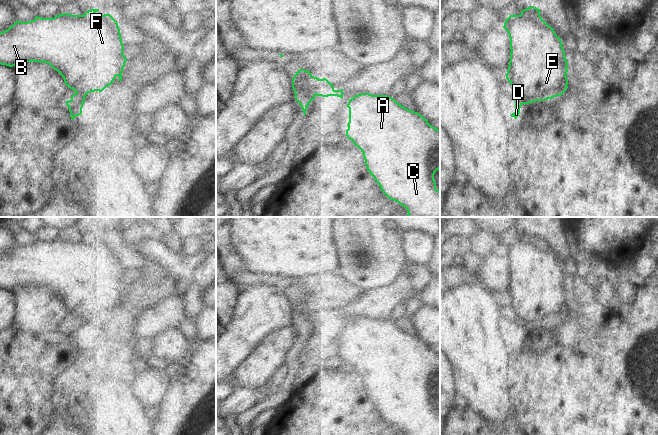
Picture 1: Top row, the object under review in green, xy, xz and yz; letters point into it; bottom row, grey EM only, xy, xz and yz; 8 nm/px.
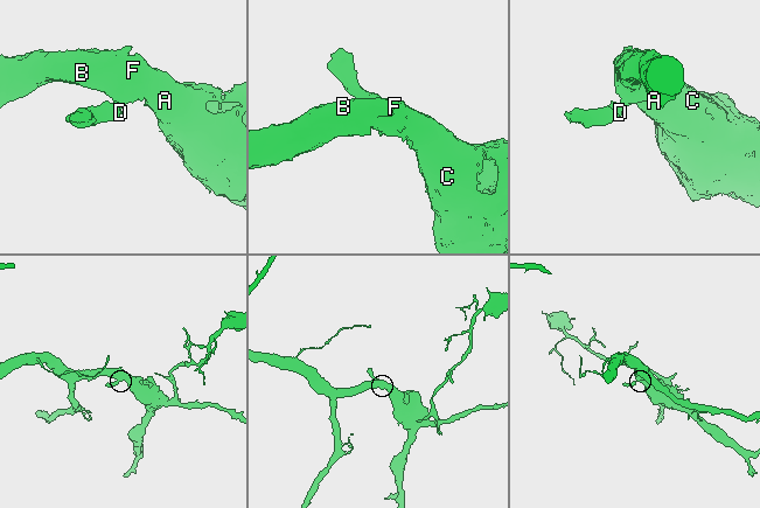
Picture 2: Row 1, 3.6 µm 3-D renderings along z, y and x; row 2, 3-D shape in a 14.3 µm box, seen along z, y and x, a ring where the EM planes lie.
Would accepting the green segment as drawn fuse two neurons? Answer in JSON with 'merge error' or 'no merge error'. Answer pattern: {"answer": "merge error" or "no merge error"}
{"answer": "merge error"}

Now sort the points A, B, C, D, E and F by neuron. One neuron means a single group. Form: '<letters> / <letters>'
A B C E F / D

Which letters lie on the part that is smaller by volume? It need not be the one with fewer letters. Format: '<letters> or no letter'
D

